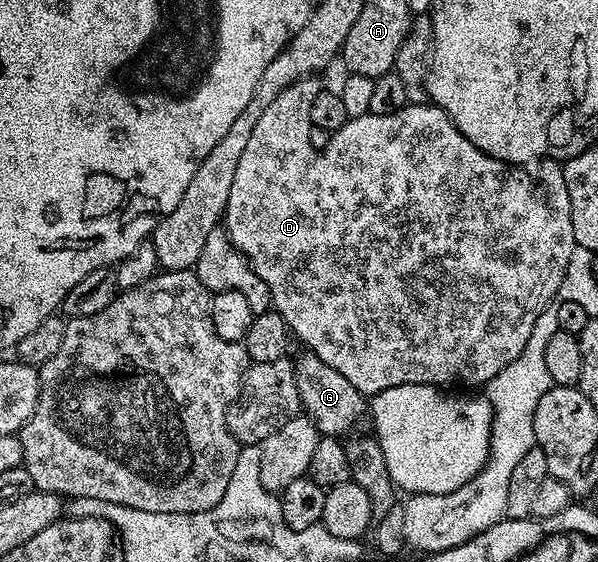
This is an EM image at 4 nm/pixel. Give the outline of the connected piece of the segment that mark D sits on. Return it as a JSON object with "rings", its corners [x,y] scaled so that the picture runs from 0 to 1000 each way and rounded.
{"rings":[[[508,137],[495,141],[487,151],[480,151],[480,158],[473,158],[473,165],[467,165],[467,173],[460,173],[460,180],[453,180],[453,187],[446,187],[446,194],[440,194],[440,208],[433,208],[433,215],[426,215],[426,230],[420,230],[420,246],[406,265],[406,279],[400,279],[398,297],[393,299],[393,322],[386,322],[386,351],[380,351],[380,365],[373,384],[373,400],[383,413],[390,432],[416,459],[416,470],[426,479],[426,486],[433,493],[440,493],[440,500],[446,500],[446,514],[457,530],[455,544],[480,571],[485,591],[495,601],[498,596],[510,609],[508,616],[515,623],[528,628],[540,642],[547,642],[547,649],[554,649],[554,657],[560,657],[560,664],[574,664],[574,671],[580,671],[580,678],[587,678],[587,685],[594,685],[594,692],[600,692],[605,703],[622,706],[634,701],[640,692],[654,692],[661,685],[694,685],[696,681],[721,681],[726,685],[779,681],[784,689],[794,687],[796,681],[816,685],[839,657],[848,649],[855,649],[855,642],[861,642],[861,635],[868,635],[868,628],[875,628],[875,621],[888,600],[888,585],[895,585],[895,571],[901,571],[901,557],[908,557],[908,550],[920,544],[933,530],[938,502],[948,479],[948,464],[955,464],[955,450],[958,441],[965,438],[962,415],[955,400],[955,351],[948,343],[943,295],[931,286],[906,288],[900,295],[906,297],[898,304],[898,320],[891,320],[878,306],[883,302],[856,290],[834,286],[828,279],[808,272],[794,258],[788,258],[788,251],[781,251],[781,244],[774,244],[774,237],[768,237],[768,230],[758,221],[754,208],[747,208],[747,201],[741,192],[717,183],[679,187],[679,190],[667,194],[661,201],[592,205],[567,231],[552,238],[550,254],[543,263],[530,267],[523,262],[518,240],[520,221],[517,217],[520,180],[527,180],[530,162],[517,146],[518,142]]]}

